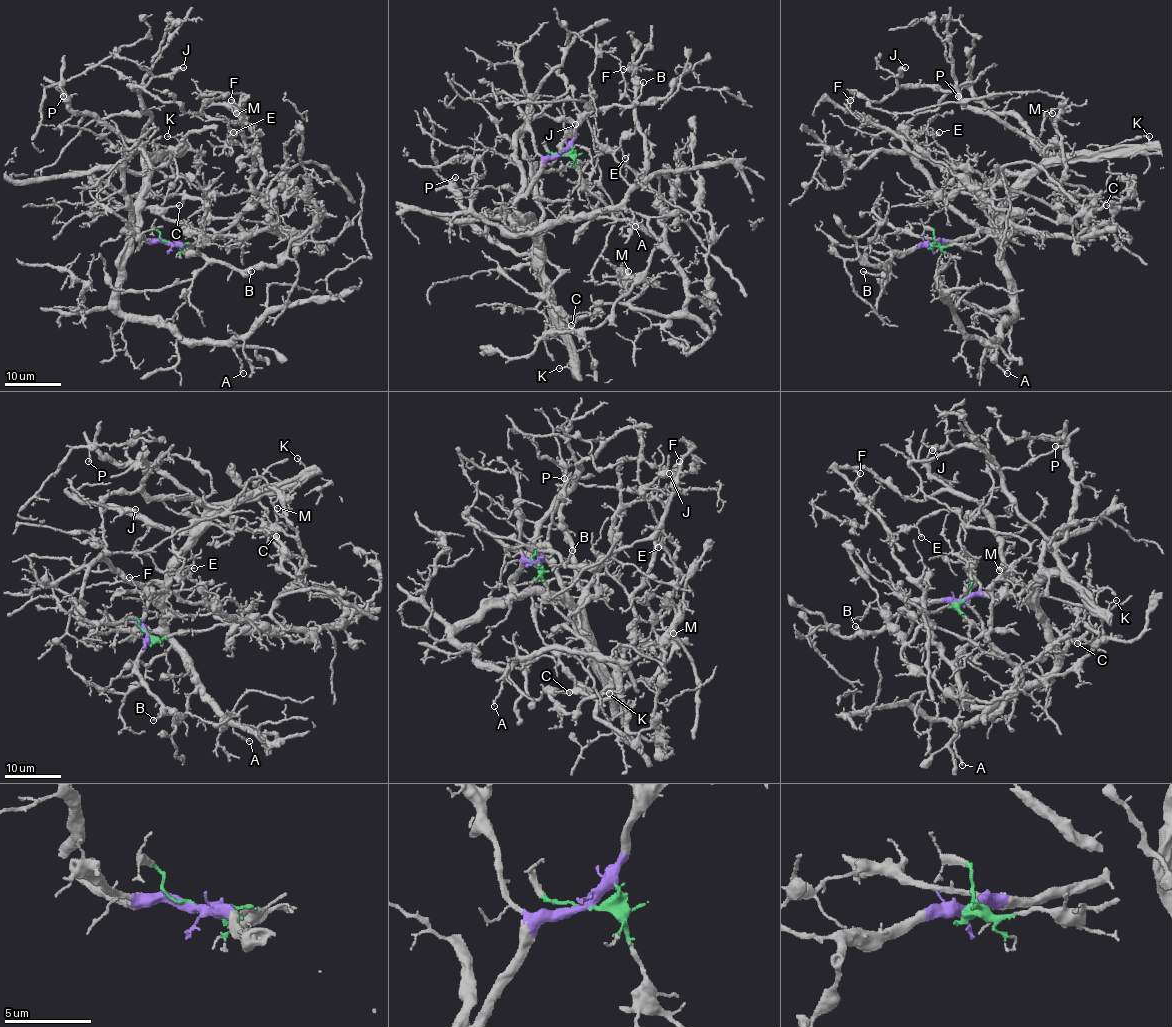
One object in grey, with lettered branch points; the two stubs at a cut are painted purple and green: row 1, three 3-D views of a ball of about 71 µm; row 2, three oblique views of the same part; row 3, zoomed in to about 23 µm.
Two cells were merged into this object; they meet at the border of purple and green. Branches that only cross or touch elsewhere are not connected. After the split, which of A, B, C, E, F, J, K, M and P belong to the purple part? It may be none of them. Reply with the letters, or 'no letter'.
A, B, J, K, P

